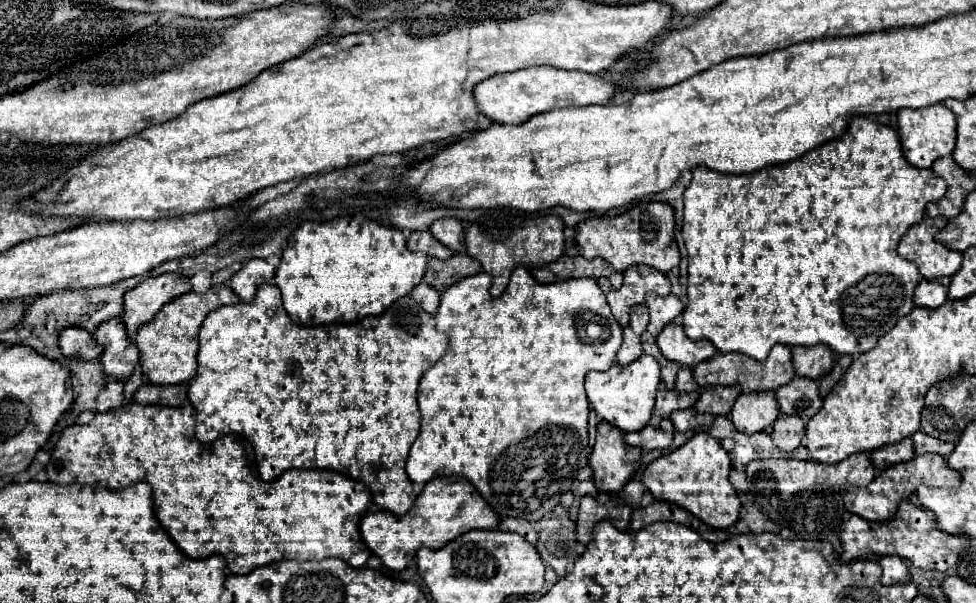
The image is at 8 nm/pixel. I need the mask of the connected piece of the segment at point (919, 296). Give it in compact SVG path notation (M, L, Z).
M942 277L934 281L922 279L914 291L914 303L918 307L930 307L930 309L940 307L948 299L948 285L950 285L950 277Z

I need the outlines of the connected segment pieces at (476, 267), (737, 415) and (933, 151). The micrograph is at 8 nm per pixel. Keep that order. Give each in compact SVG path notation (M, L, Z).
M454 253L450 259L428 259L428 269L424 273L424 281L432 285L436 291L446 291L454 281L460 281L468 275L476 275L482 271L482 265L462 253Z
M774 391L760 393L742 393L738 395L730 419L734 427L742 433L760 433L776 421L780 415Z
M930 105L926 109L900 109L898 111L898 133L902 151L908 163L914 167L930 167L938 157L950 155L956 143L956 117L954 113L942 105Z

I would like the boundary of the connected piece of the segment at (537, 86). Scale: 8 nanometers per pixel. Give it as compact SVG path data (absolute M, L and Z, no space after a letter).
M530 67L514 73L492 75L474 87L474 101L482 115L496 123L524 123L536 113L546 113L556 107L574 105L606 105L616 91L616 85L592 73L564 71L554 67Z

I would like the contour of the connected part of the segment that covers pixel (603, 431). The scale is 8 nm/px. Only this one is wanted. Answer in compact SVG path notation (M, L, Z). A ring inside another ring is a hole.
M606 421L598 423L590 467L598 491L620 491L630 481L636 467L628 459L628 445L622 441L622 431L618 431L618 427Z

